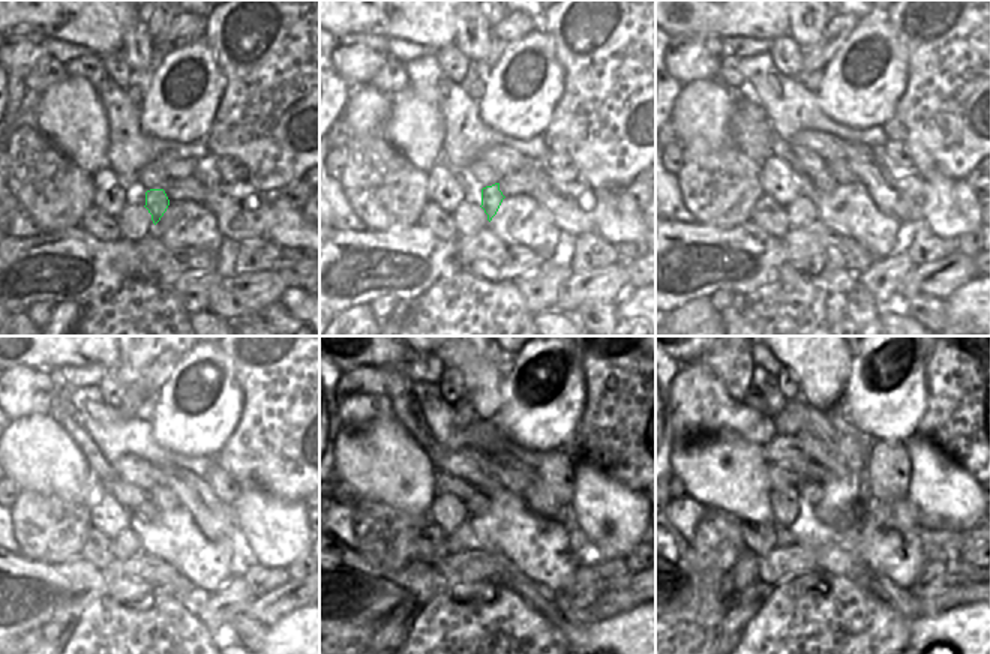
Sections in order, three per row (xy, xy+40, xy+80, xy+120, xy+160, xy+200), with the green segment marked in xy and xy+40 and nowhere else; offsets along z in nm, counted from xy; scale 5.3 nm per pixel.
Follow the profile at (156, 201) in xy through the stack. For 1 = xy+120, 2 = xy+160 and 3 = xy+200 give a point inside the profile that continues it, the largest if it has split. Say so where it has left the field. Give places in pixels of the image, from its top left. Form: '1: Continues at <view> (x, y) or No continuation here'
1: Continues at xy+120 (147, 510)
2: Continues at xy+160 (477, 506)
3: Continues at xy+200 (810, 491)

